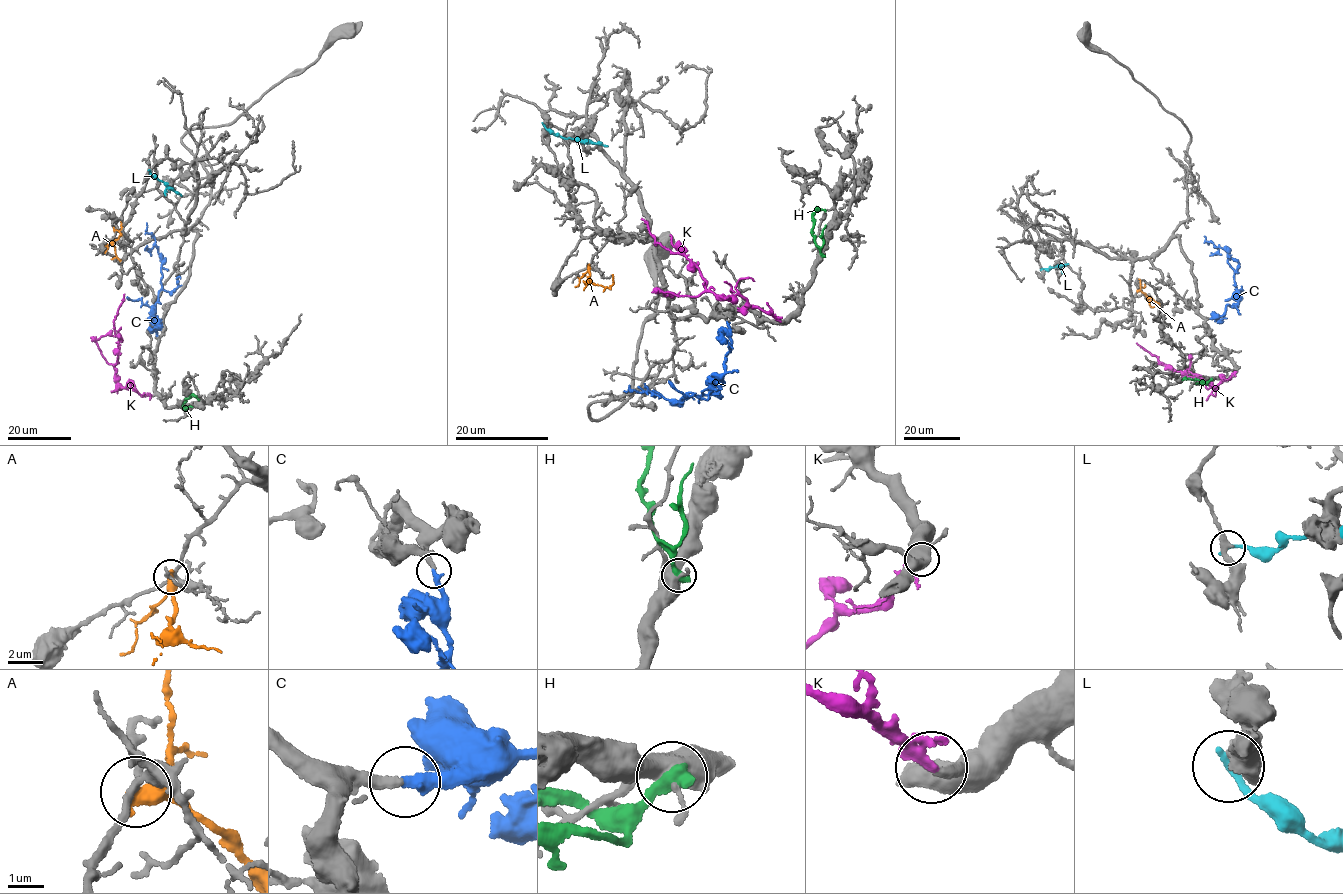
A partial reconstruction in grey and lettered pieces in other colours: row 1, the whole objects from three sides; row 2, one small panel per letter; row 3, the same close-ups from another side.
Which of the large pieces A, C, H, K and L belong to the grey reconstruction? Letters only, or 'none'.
C, K

